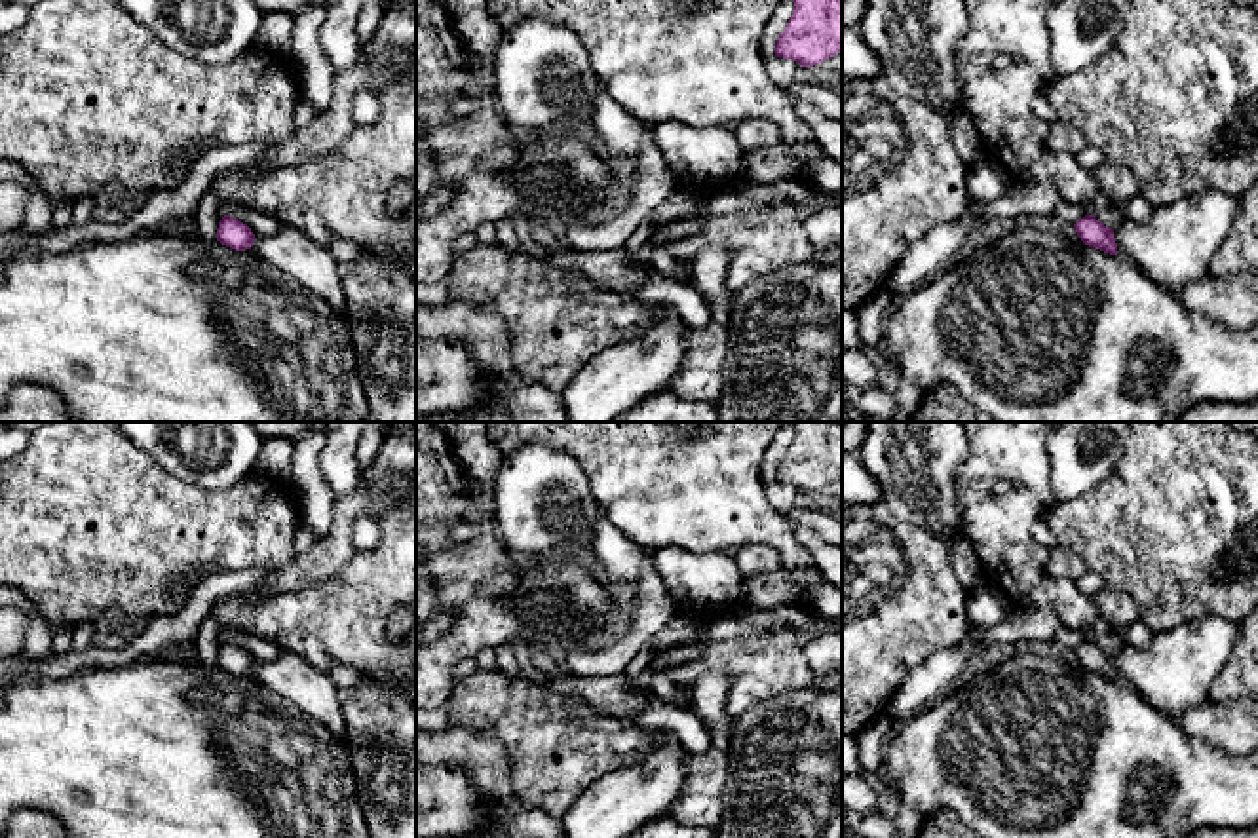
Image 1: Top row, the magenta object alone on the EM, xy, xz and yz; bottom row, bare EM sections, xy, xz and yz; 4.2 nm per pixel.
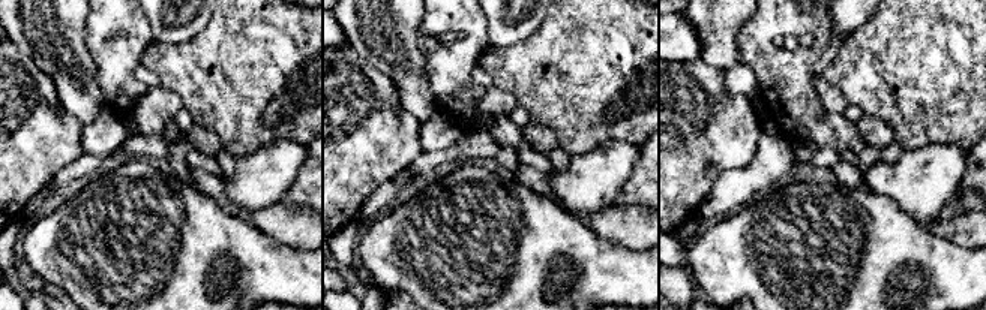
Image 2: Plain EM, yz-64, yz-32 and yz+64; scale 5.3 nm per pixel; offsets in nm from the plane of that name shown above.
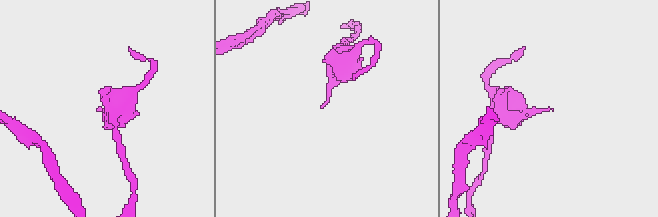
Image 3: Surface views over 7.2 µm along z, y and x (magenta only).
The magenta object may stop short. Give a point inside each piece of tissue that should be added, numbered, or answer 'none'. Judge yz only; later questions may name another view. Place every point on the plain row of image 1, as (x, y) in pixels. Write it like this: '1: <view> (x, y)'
none

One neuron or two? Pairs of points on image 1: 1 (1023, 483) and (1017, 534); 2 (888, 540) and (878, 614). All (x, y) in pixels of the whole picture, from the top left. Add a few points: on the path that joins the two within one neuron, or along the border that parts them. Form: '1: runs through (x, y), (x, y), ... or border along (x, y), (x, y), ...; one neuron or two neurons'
1: runs through (1017, 496), (1017, 521); one neuron
2: runs through (878, 559), (878, 595); one neuron

